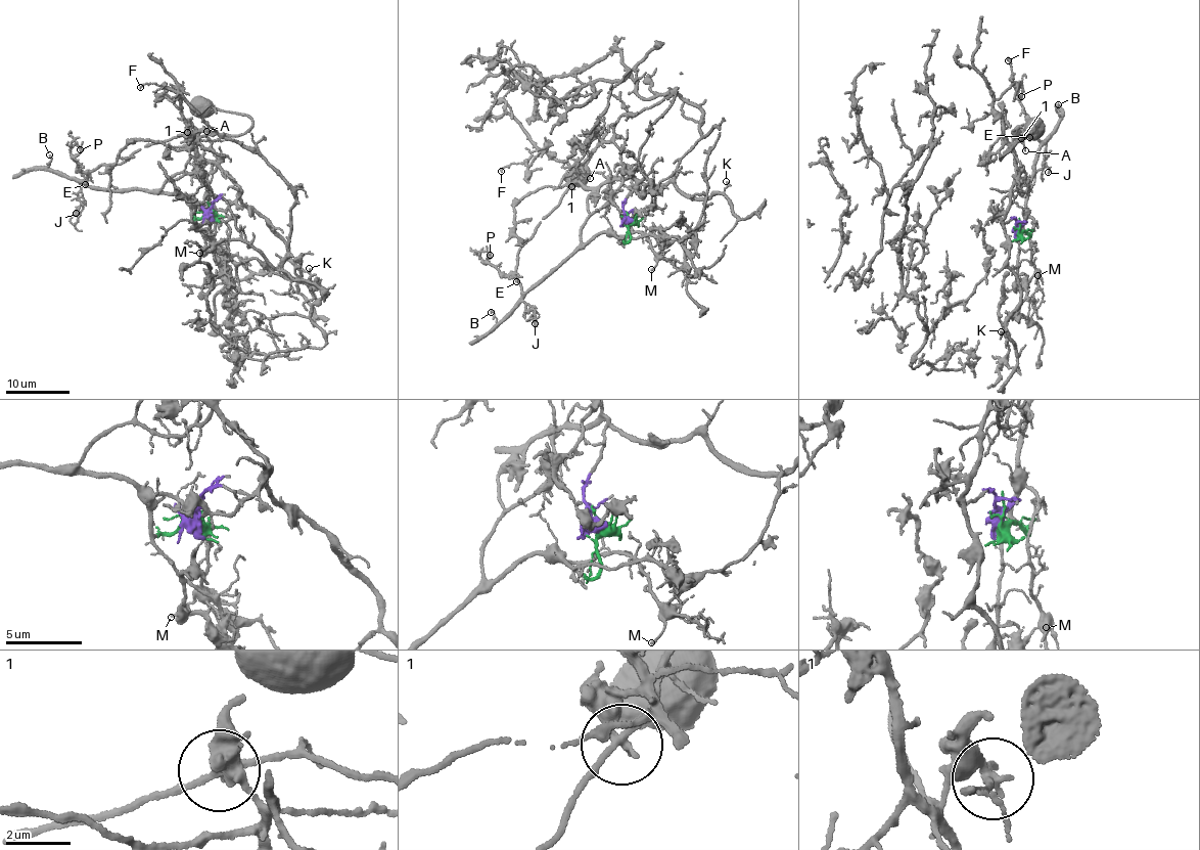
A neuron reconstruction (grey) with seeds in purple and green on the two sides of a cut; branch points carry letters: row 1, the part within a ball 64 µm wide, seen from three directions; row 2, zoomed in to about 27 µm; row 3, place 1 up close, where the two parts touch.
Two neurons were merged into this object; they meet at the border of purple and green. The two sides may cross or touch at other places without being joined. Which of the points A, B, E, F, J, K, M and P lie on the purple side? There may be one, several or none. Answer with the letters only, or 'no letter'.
F, K

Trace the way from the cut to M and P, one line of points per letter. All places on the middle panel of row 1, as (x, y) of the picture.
M: (629, 220), (631, 234), (625, 242), (614, 233), (617, 236), (641, 233), (655, 255), (651, 269)
P: (629, 220), (628, 241), (612, 230), (598, 234), (522, 291), (510, 274), (478, 258), (481, 252), (490, 256)

